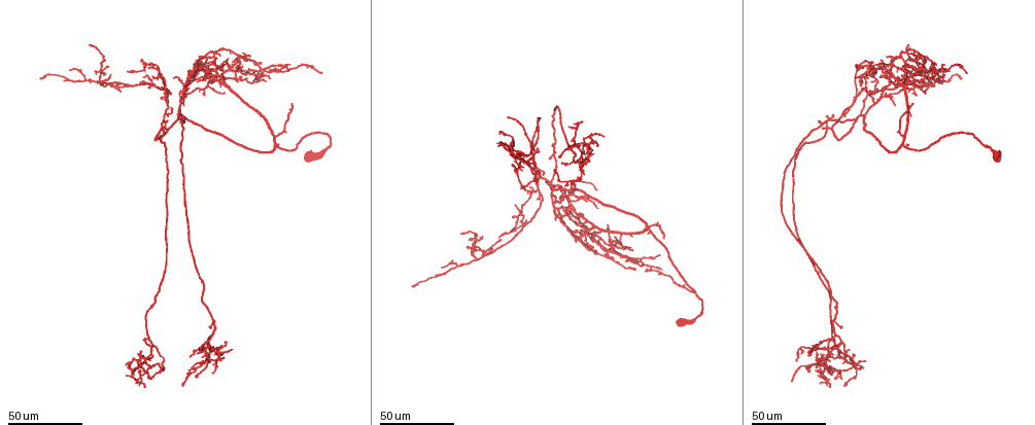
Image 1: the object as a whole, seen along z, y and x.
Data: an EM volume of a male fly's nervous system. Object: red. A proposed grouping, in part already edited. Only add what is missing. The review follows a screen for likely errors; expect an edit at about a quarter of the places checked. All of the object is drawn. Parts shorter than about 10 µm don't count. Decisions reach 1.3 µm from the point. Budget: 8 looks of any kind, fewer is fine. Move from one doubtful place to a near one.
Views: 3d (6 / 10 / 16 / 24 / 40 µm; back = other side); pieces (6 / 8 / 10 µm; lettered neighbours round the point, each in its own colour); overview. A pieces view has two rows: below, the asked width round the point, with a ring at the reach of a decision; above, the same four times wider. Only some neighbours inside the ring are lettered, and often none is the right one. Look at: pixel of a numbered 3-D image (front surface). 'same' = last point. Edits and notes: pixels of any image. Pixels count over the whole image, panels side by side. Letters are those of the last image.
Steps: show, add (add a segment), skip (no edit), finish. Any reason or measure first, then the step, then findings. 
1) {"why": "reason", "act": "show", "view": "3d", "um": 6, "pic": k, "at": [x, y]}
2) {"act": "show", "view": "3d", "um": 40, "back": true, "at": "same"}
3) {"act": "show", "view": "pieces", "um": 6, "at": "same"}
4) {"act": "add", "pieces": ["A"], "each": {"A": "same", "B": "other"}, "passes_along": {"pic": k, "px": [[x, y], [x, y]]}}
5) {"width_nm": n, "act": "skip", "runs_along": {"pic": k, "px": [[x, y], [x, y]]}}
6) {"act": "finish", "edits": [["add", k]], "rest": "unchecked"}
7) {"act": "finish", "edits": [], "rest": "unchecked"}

{"why": "branch stops here", "act": "show", "view": "3d", "um": 24, "pic": 1, "at": [539, 200]}

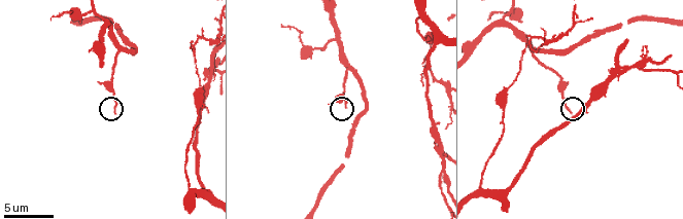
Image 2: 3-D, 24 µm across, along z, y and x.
{"act": "show", "view": "pieces", "um": 8, "pic": 2, "at": [346, 105]}

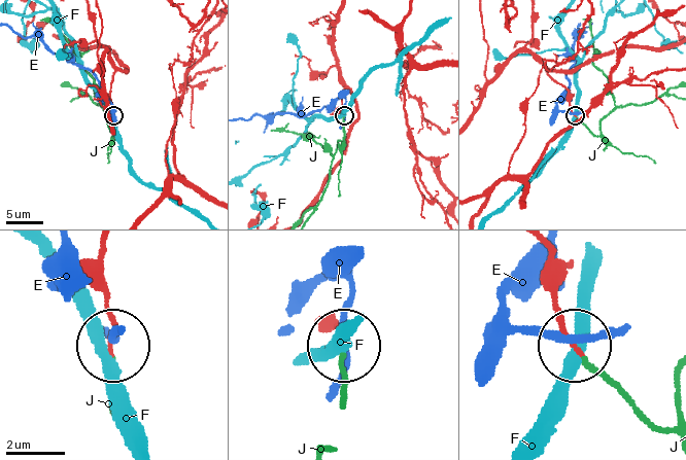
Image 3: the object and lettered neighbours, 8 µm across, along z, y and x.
{"act": "add", "pieces": ["J"], "each": {"E": "other", "F": "other", "J": "same"}, "passes_along": {"pic": 3, "px": [[551, 276], [551, 303], [566, 340], [647, 421], [669, 426]]}, "found": "it goes on there"}

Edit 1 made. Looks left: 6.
{"act": "show", "view": "overview"}

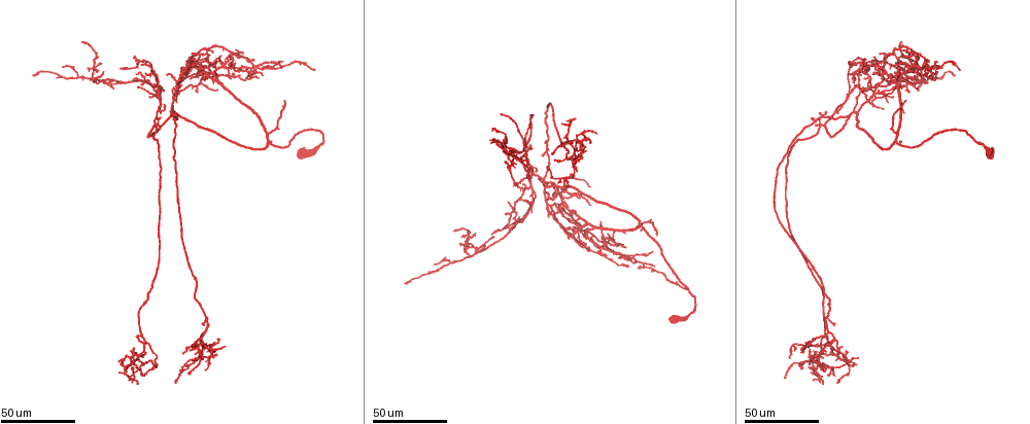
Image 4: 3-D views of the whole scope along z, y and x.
{"act": "show", "view": "3d", "um": 24, "pic": 4, "at": [139, 85]}

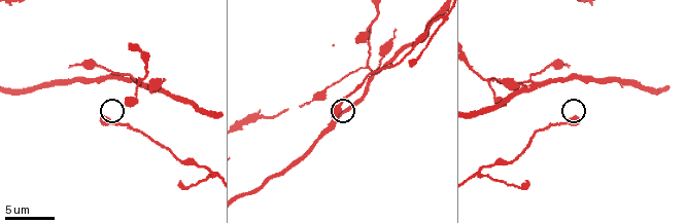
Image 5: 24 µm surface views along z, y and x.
{"act": "show", "view": "pieces", "um": 8, "pic": 5, "at": [578, 121]}

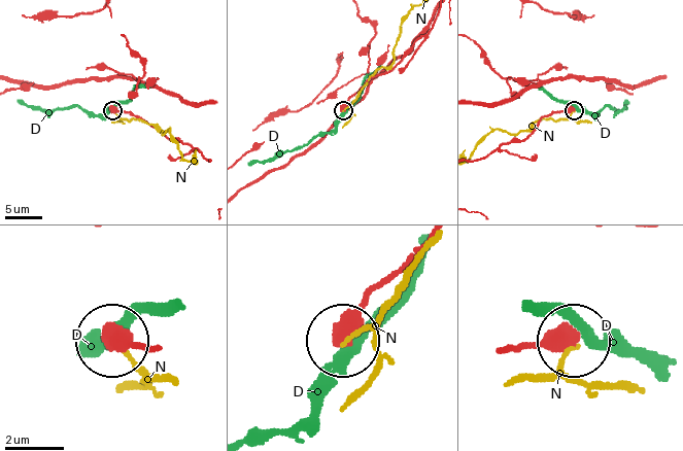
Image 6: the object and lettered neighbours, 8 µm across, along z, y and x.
{"act": "skip", "each": {"D": "other", "N": "other"}, "runs_along": {"pic": 6, "px": [[502, 350], [574, 345]]}, "found": "none of them fits"}

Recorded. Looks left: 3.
{"why": "branch stops here", "act": "show", "view": "3d", "um": 40, "pic": 4, "at": [133, 56]}

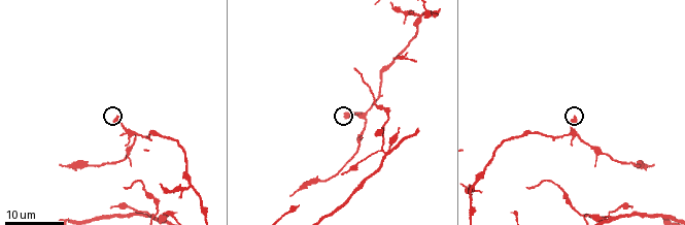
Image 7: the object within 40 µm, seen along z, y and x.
{"act": "show", "view": "pieces", "um": 10, "pic": 7, "at": [117, 116]}

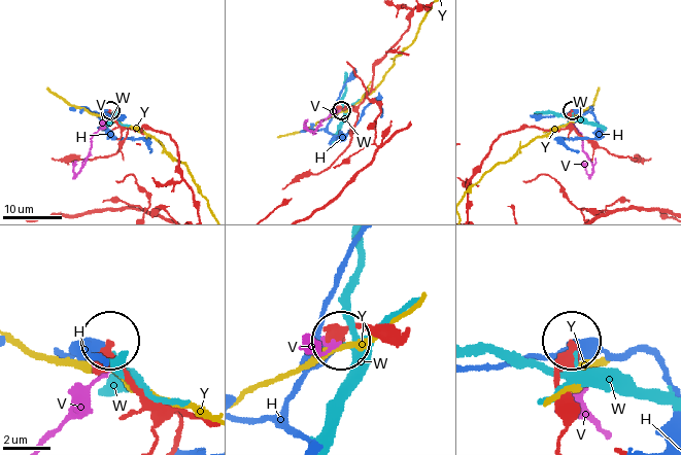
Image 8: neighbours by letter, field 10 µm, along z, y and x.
{"width_nm": 390, "act": "skip", "each": {"H": "other", "V": "other", "W": "other", "Y": "other"}, "runs_along": {"pic": 8, "px": [[501, 135], [526, 127], [564, 129], [571, 111]]}, "found": "none of them fits"}

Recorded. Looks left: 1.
{"act": "finish", "edits": [["add", 3]], "rest": "unchecked"}

